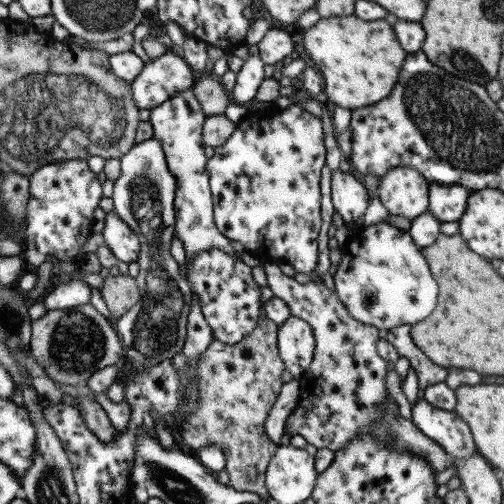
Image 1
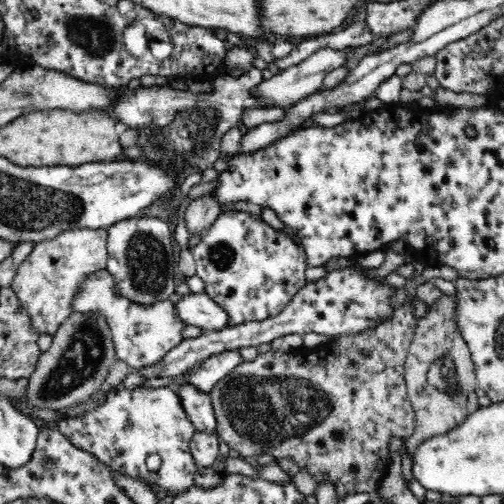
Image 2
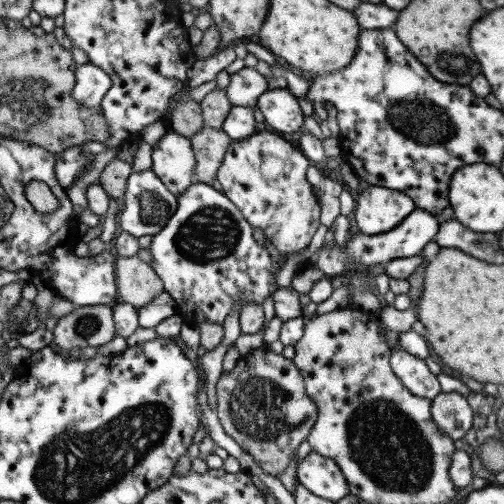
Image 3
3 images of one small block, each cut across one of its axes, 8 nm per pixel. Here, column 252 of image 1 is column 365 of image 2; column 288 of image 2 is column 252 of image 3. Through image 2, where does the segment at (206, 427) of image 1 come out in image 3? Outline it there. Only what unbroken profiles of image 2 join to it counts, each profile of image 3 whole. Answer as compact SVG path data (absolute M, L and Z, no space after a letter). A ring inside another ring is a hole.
M263 346L251 356L243 356L231 372L223 372L217 384L217 416L223 430L253 456L263 472L277 478L287 470L301 442L309 438L319 412L311 398L307 398L305 378L299 366Z

